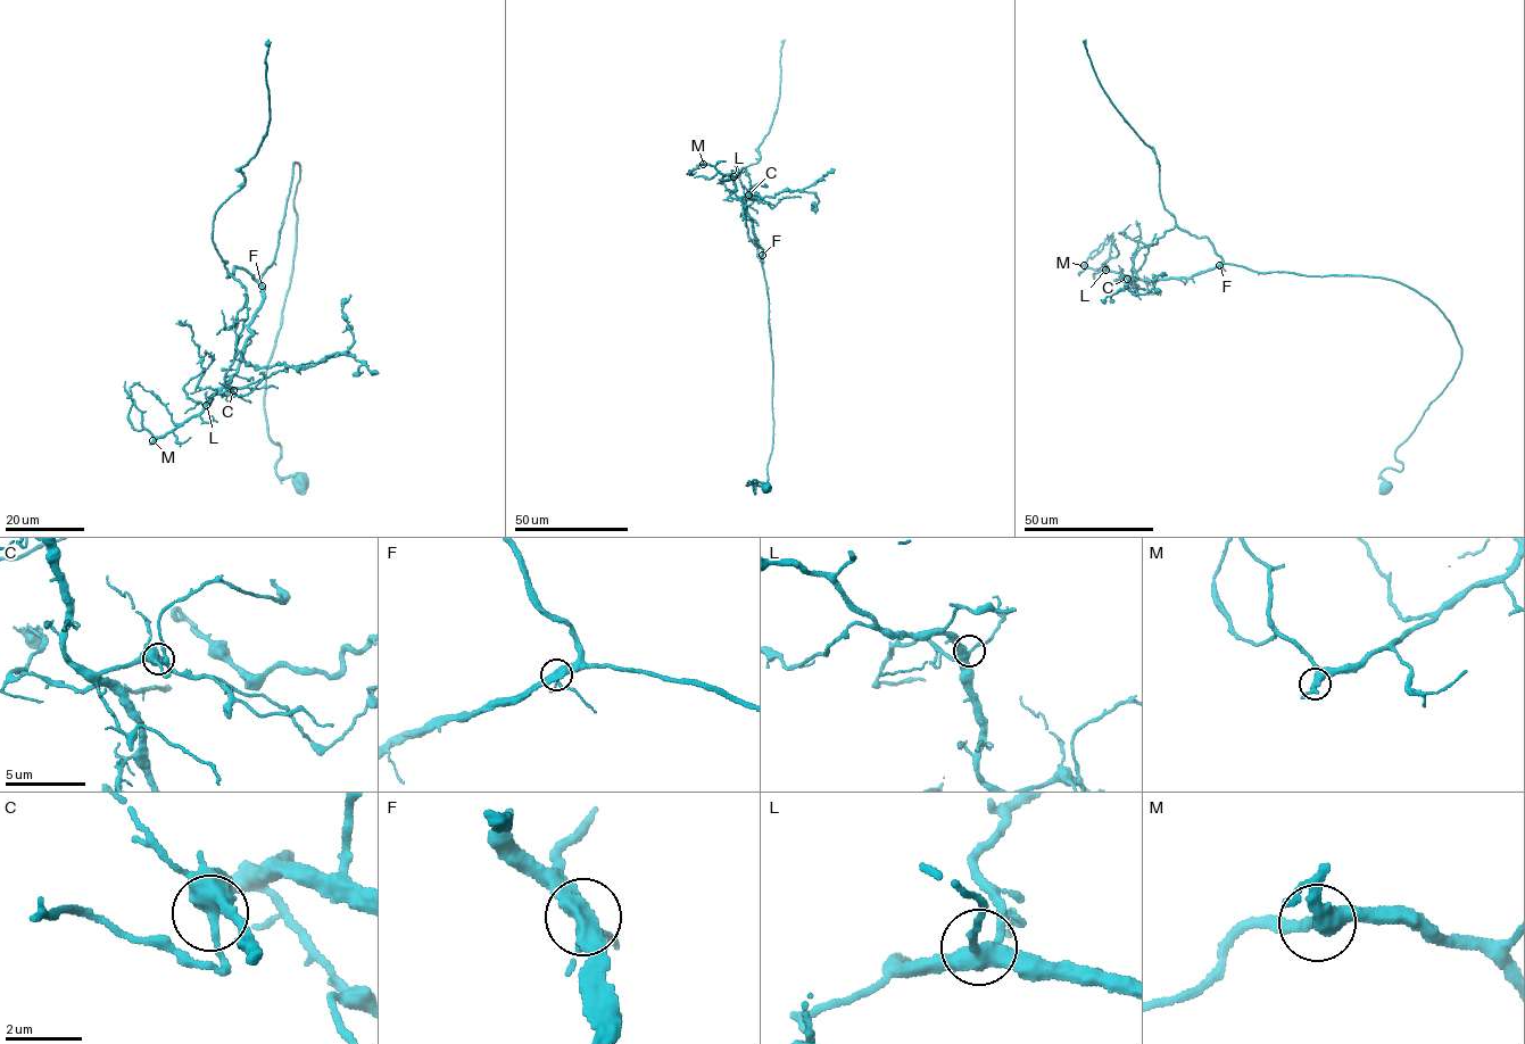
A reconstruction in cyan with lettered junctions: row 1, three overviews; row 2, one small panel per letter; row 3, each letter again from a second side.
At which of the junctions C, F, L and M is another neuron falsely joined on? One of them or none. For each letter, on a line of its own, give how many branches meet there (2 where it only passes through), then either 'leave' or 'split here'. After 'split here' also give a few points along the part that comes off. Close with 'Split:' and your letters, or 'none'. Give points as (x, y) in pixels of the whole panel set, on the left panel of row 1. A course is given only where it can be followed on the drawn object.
C: branches 4; leave
F: branches 4; leave
L: branches 4; leave
M: branches 4; leave
Split: none

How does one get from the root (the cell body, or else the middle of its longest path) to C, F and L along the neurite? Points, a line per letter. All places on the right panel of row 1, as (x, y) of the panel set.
C: (1385, 488), (1381, 473), (1402, 469), (1397, 448), (1461, 358), (1430, 300), (1383, 278), (1226, 263), (1127, 279)
F: (1385, 488), (1381, 473), (1402, 469), (1397, 448), (1458, 365), (1461, 346), (1449, 321), (1392, 280), (1219, 264)
L: (1385, 488), (1381, 473), (1402, 469), (1397, 448), (1461, 358), (1430, 300), (1375, 276), (1105, 270)

